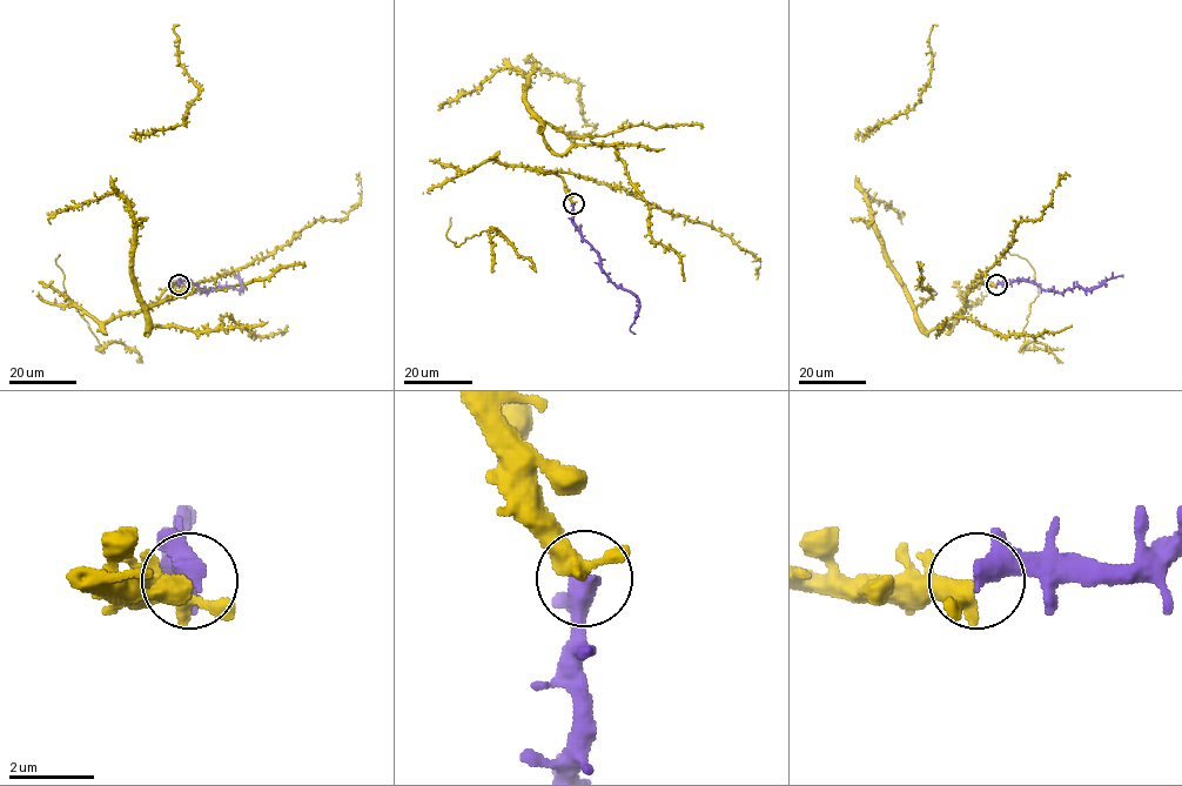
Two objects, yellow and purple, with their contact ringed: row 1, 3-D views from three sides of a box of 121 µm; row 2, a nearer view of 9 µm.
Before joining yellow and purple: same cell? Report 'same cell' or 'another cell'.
same cell

